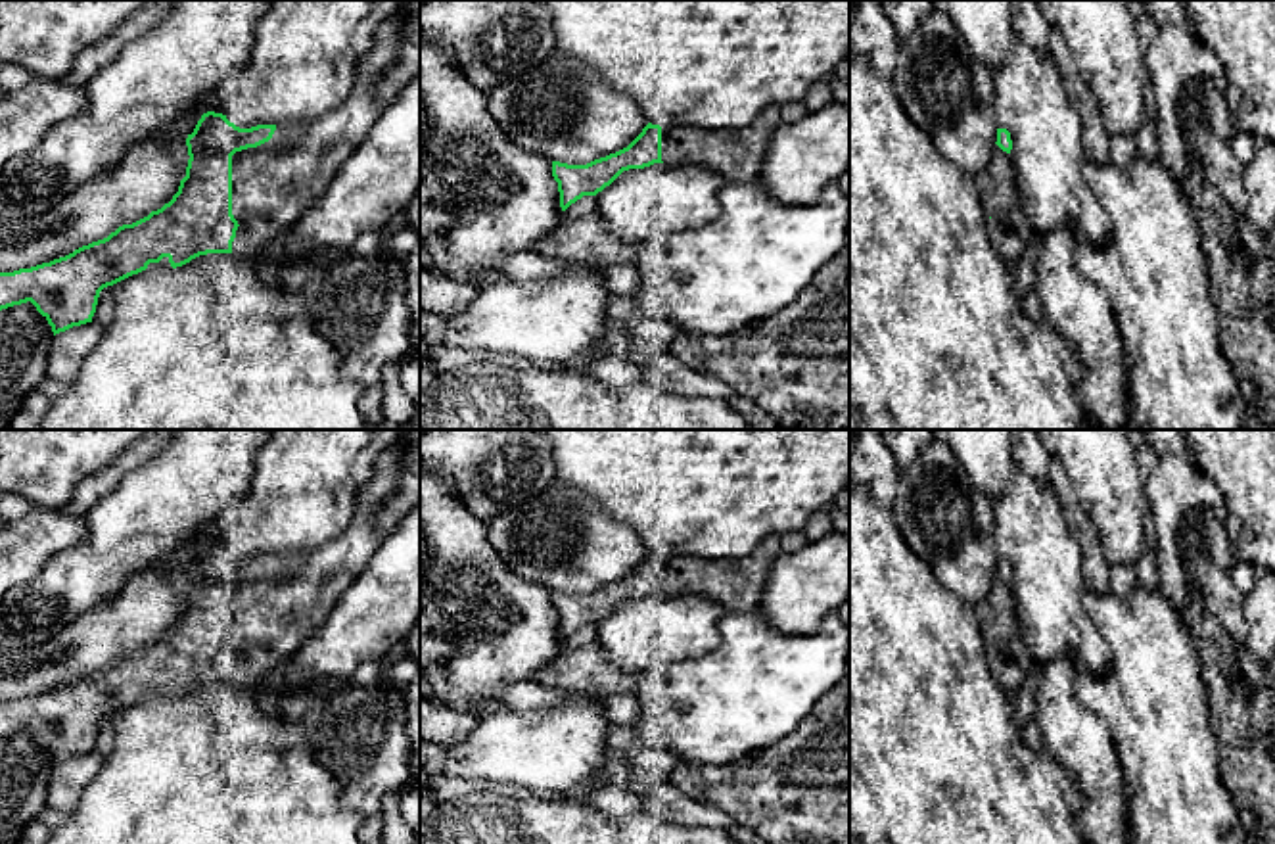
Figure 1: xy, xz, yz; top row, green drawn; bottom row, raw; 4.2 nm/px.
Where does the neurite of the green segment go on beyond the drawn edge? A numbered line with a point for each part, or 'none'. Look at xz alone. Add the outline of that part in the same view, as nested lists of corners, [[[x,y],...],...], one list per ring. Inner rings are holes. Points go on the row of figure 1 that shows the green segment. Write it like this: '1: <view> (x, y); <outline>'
1: xz (737, 154); [[[775,107],[740,129],[673,127],[661,129],[661,161],[669,165],[706,165],[727,182],[750,184],[759,178],[773,130]]]

